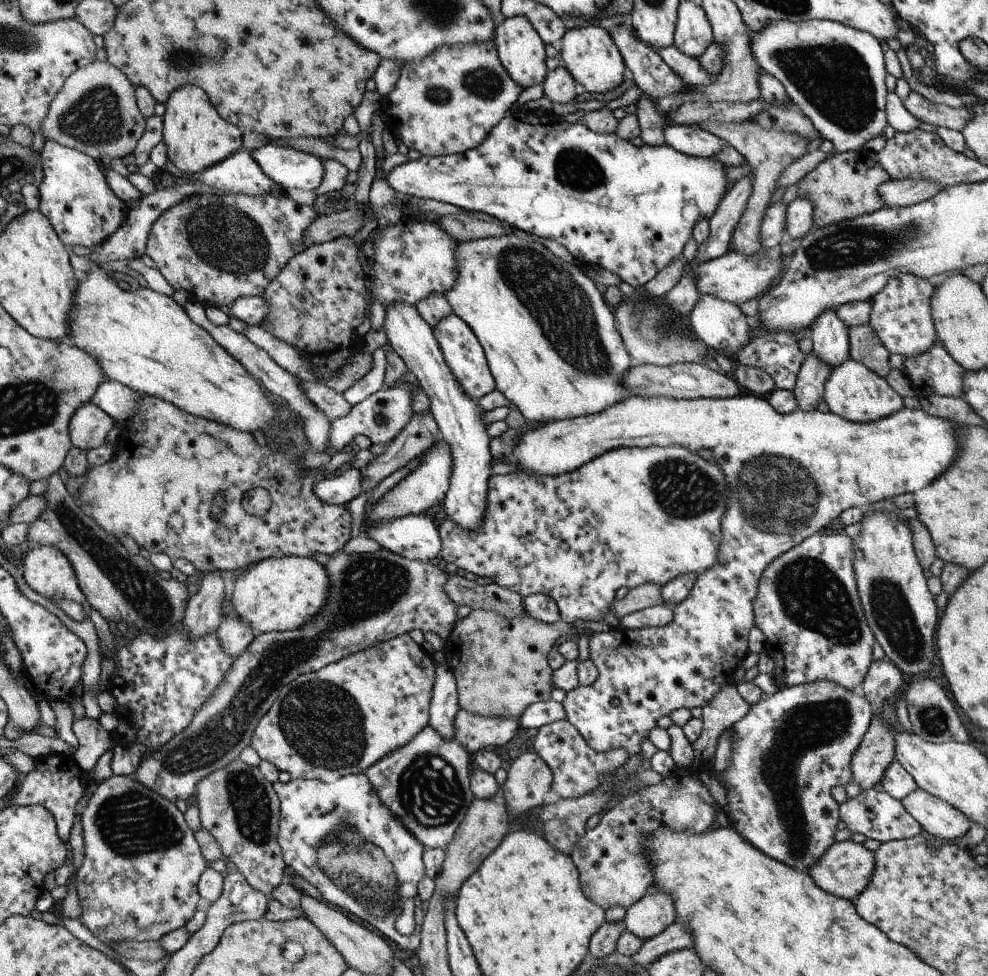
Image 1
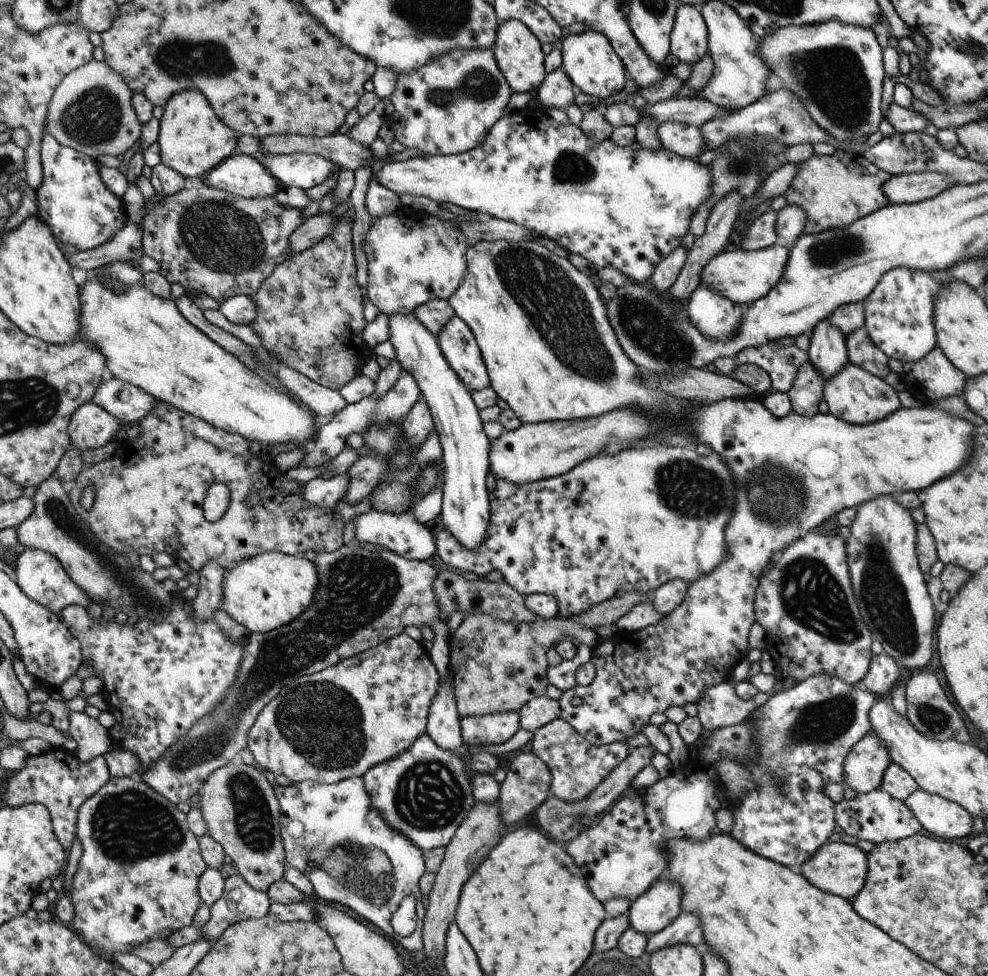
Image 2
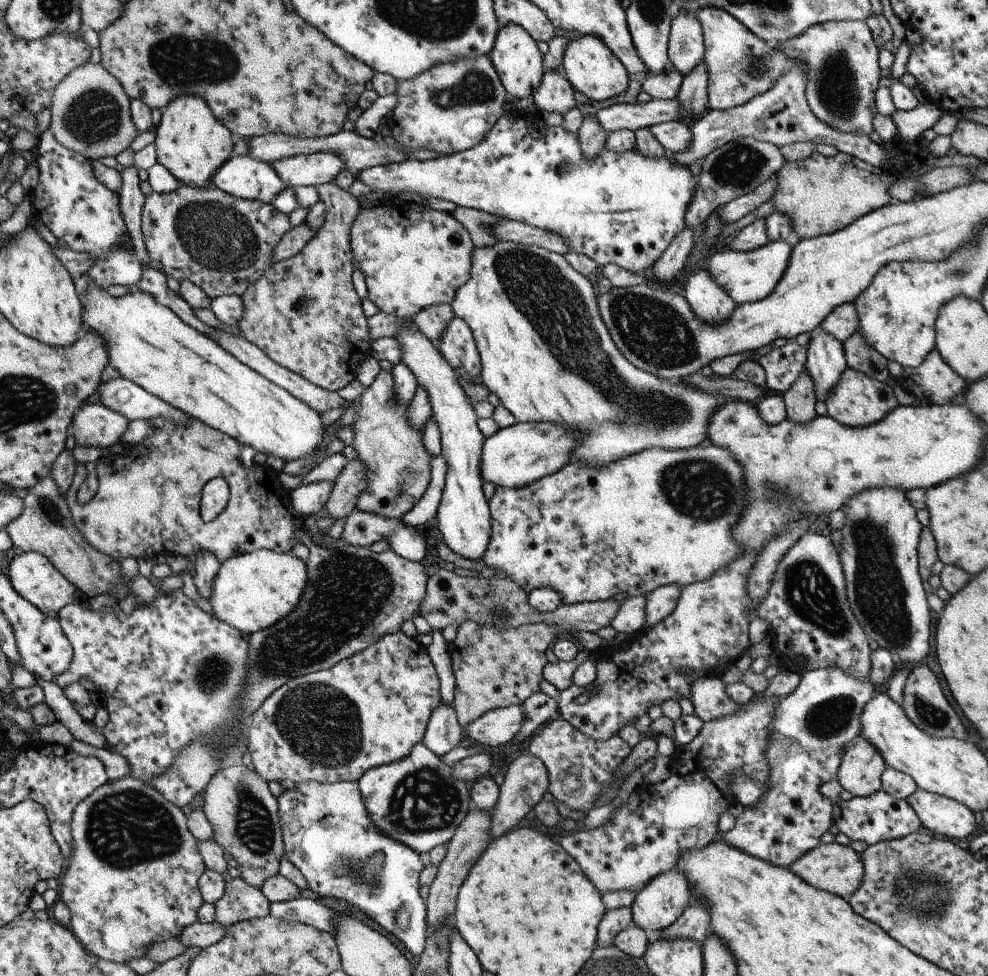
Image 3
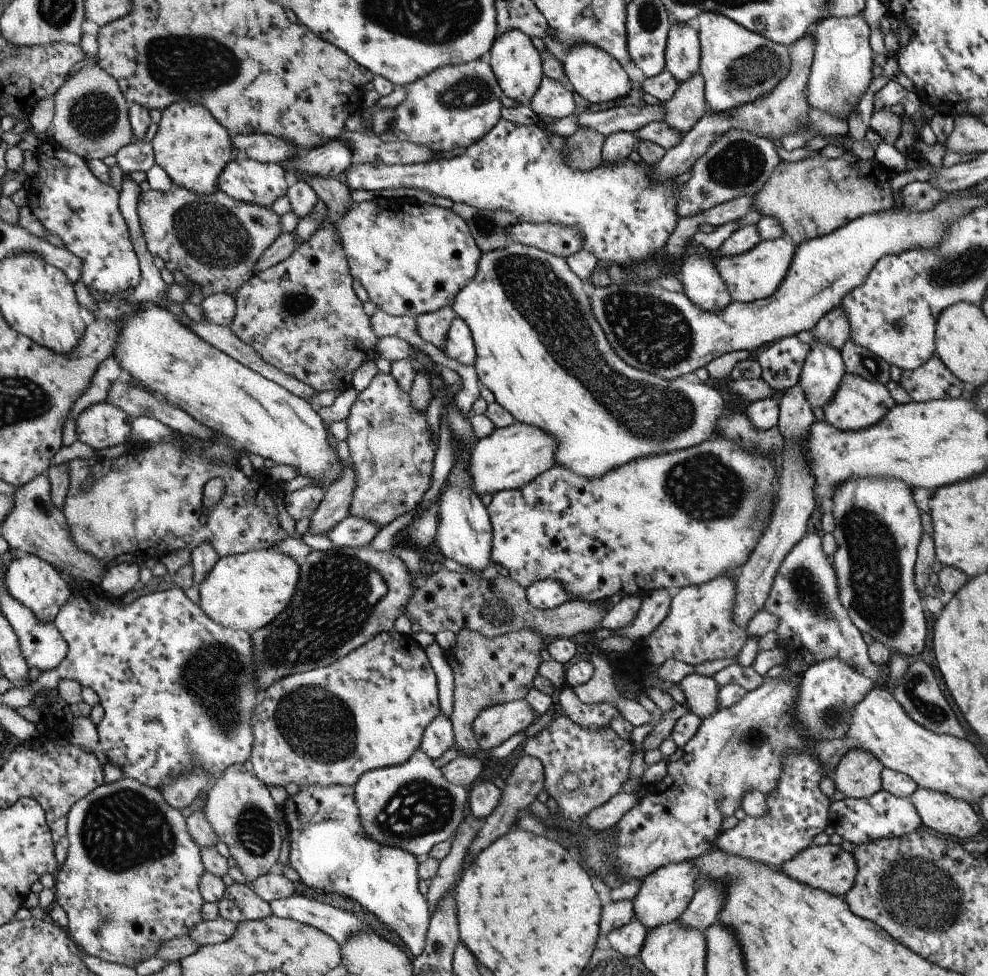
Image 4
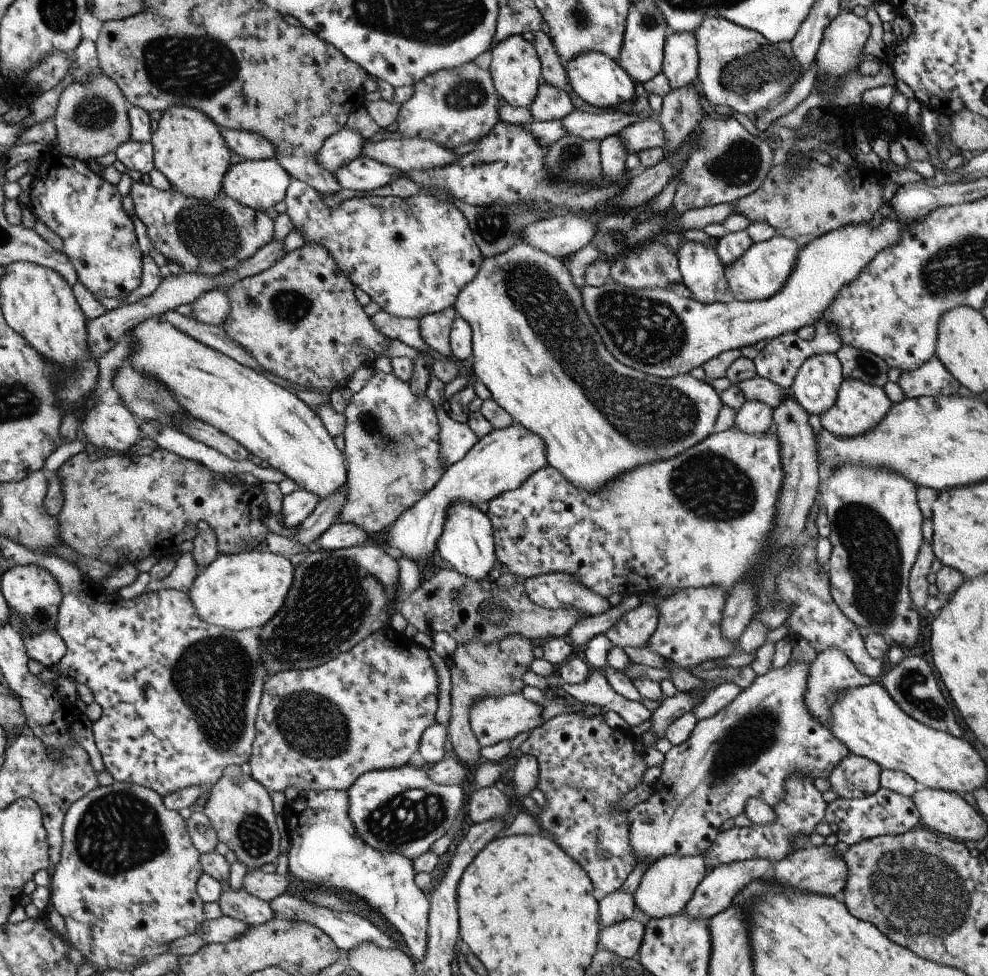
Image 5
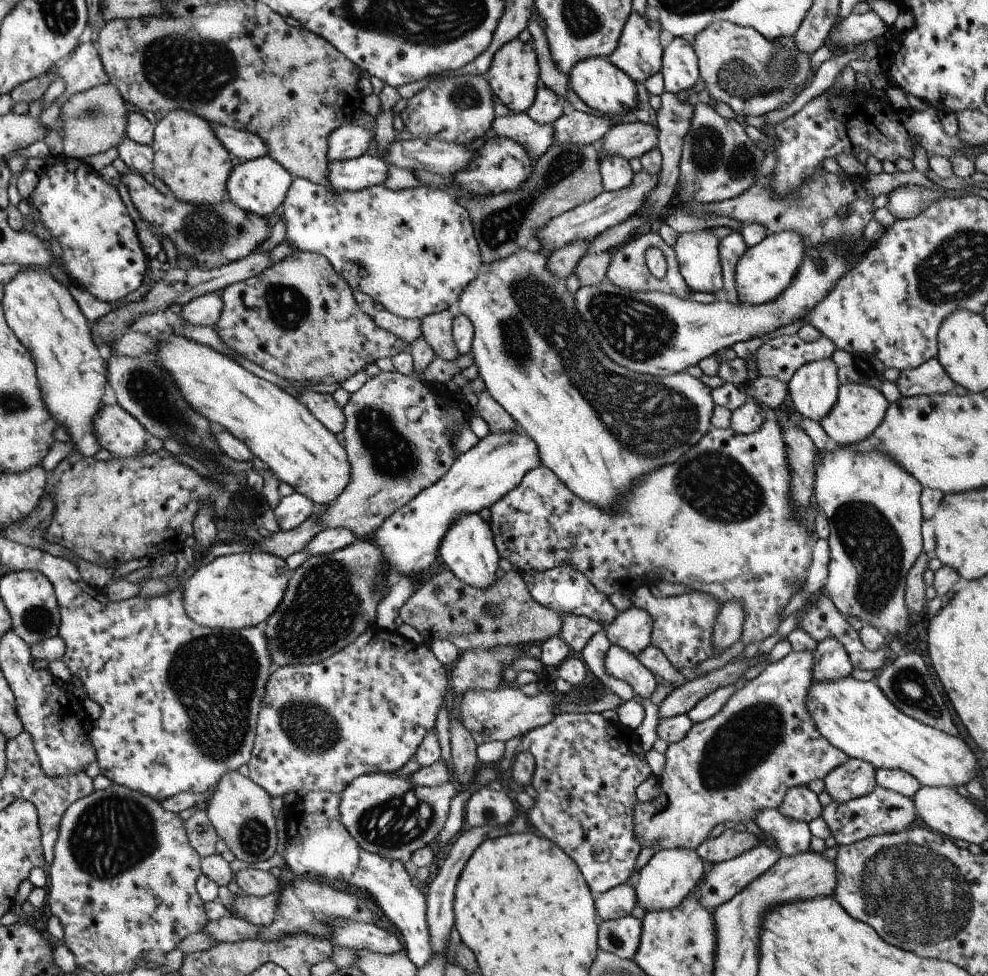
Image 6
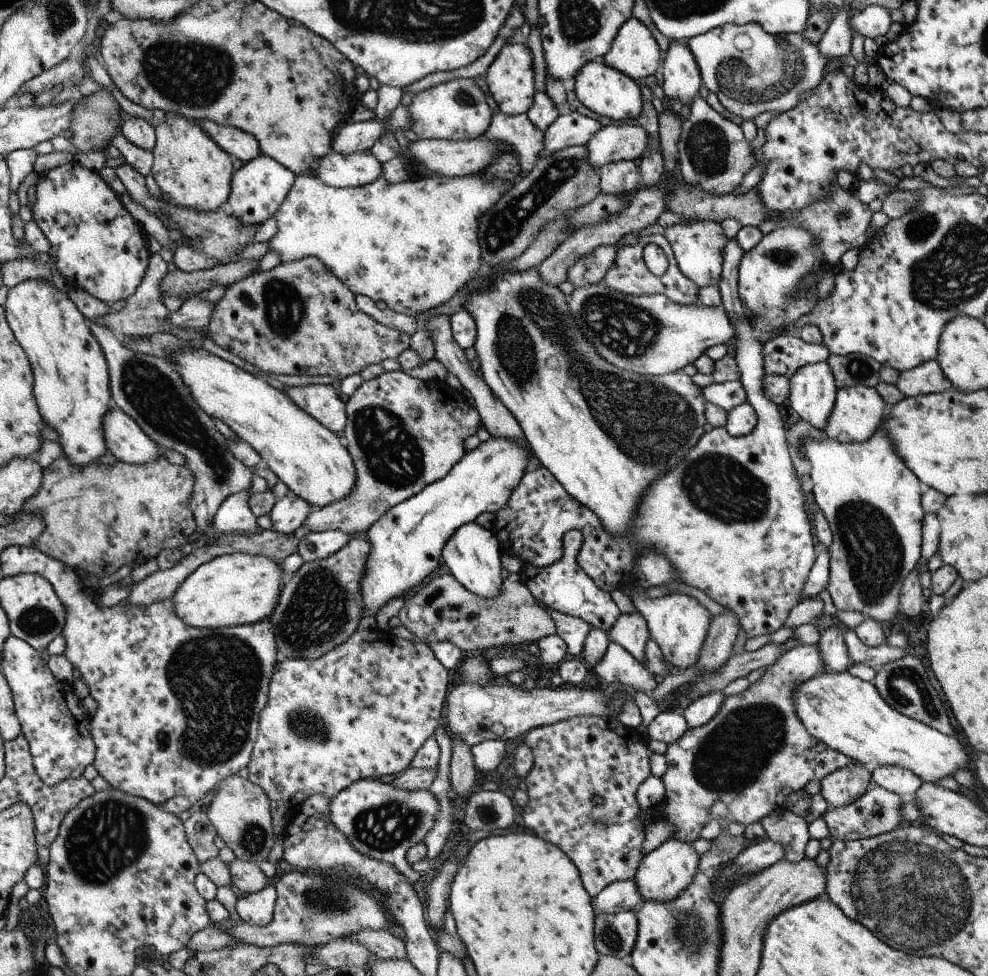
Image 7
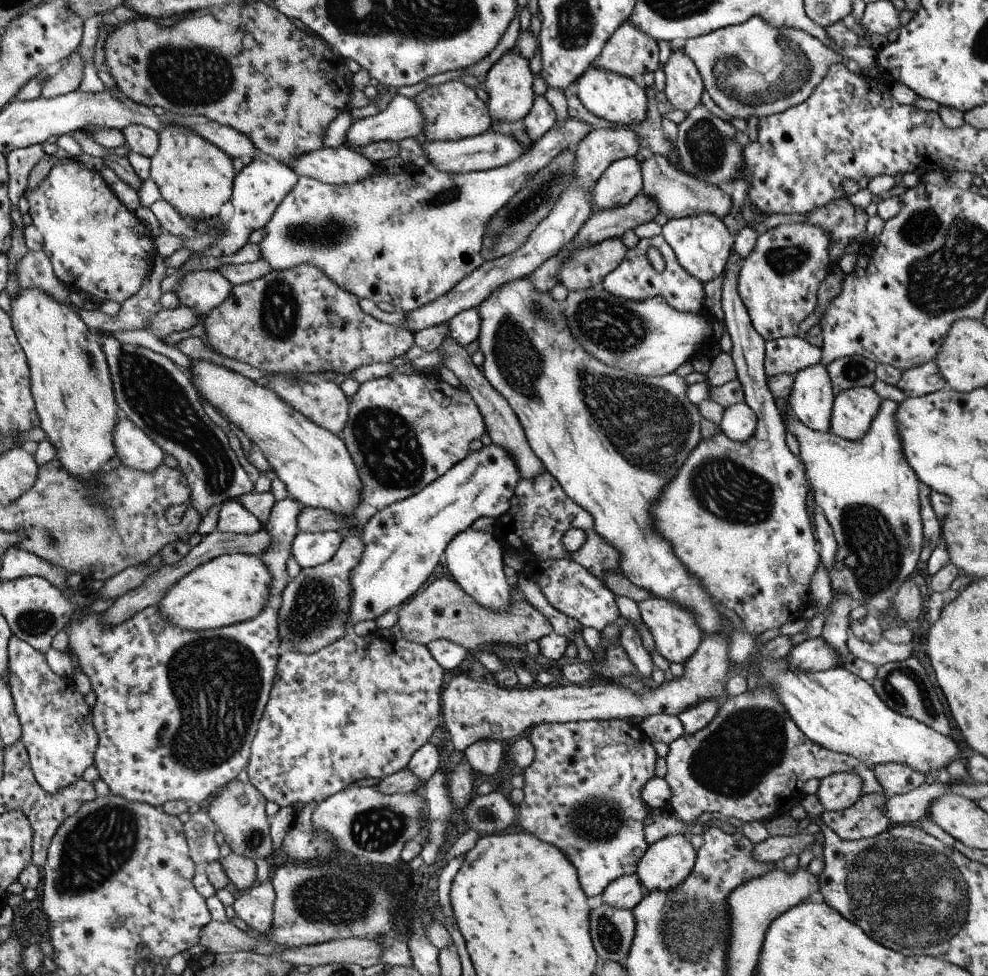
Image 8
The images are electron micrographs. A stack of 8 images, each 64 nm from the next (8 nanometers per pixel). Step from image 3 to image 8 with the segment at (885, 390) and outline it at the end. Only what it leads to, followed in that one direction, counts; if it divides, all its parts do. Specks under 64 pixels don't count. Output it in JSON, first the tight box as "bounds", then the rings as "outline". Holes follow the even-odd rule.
{"bounds":[829,387,881,441],"outline":[[[856,387],[835,395],[829,432],[847,441],[859,441],[871,430],[872,421],[881,409],[881,396],[872,387]]]}

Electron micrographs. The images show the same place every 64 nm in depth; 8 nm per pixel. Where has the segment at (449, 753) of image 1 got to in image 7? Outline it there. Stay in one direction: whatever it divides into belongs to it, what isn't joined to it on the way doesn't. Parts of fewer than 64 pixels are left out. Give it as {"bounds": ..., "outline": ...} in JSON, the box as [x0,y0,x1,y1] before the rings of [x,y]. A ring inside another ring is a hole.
{"bounds":[331,778,441,882],"outline":[[[367,778],[354,781],[348,788],[341,790],[331,800],[331,821],[342,830],[349,841],[362,853],[378,860],[393,864],[409,882],[420,880],[422,874],[412,869],[406,858],[406,853],[414,845],[424,843],[427,834],[437,824],[437,817],[441,812],[441,802],[430,789],[404,790],[394,783],[381,782],[377,778]]]}

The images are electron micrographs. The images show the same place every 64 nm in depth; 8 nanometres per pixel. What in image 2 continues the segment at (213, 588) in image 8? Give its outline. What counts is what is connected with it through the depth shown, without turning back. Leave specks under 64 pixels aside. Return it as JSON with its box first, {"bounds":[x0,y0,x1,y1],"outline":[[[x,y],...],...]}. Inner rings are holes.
{"bounds":[220,551,319,633],"outline":[[[276,551],[262,553],[226,571],[230,571],[230,574],[226,576],[223,584],[224,600],[220,609],[224,609],[251,633],[267,633],[296,621],[315,603],[315,595],[319,590],[318,566],[303,556],[285,555]]]}

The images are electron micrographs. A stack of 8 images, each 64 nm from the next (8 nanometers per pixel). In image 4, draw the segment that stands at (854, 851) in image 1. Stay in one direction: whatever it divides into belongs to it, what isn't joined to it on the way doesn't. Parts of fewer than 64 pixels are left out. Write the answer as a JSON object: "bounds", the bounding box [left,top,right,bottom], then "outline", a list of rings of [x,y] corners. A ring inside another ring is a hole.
{"bounds":[780,843,859,898],"outline":[[[832,843],[825,845],[812,844],[812,846],[795,854],[794,858],[785,862],[780,867],[780,870],[798,882],[841,898],[844,898],[845,894],[854,886],[855,878],[859,871],[854,855],[842,849],[842,845],[834,845]]]}

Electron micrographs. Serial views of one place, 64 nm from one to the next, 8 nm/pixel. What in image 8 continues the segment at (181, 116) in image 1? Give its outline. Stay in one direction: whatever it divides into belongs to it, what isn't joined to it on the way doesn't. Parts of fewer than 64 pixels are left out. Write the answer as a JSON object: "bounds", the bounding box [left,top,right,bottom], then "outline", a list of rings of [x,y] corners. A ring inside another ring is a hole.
{"bounds":[150,125,235,222],"outline":[[[166,125],[159,132],[159,145],[151,156],[150,177],[158,185],[162,199],[171,204],[186,222],[203,222],[218,216],[220,206],[233,196],[232,180],[235,180],[230,156],[182,125]]]}

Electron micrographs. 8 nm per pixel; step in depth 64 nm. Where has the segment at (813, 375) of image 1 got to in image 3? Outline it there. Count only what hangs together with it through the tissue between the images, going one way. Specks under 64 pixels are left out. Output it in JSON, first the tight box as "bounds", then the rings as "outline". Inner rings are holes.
{"bounds":[783,370,817,423],"outline":[[[806,370],[797,376],[796,382],[783,393],[788,420],[795,423],[810,422],[816,414],[817,386]]]}

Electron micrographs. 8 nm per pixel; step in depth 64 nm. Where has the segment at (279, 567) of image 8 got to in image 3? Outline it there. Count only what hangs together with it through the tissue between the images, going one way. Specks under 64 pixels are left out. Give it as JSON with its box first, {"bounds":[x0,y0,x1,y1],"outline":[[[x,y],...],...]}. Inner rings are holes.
{"bounds":[292,481,335,516],"outline":[[[315,481],[292,490],[295,509],[303,516],[321,514],[329,501],[335,482]]]}

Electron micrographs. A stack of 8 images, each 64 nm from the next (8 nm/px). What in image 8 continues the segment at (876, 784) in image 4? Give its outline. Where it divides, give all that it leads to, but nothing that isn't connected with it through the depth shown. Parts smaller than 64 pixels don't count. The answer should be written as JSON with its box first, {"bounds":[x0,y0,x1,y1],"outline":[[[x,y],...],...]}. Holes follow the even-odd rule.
{"bounds":[816,771,863,811],"outline":[[[854,771],[834,773],[820,780],[816,793],[826,811],[839,811],[856,804],[863,794],[863,778]]]}

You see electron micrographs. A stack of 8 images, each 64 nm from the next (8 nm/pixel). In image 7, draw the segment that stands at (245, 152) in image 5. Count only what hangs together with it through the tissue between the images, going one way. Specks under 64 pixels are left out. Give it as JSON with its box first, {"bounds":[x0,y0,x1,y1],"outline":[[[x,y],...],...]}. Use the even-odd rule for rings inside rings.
{"bounds":[196,119,261,162],"outline":[[[206,119],[196,121],[206,130],[216,142],[230,155],[234,155],[242,162],[250,162],[261,154],[258,141],[250,133],[243,130],[224,126]]]}

